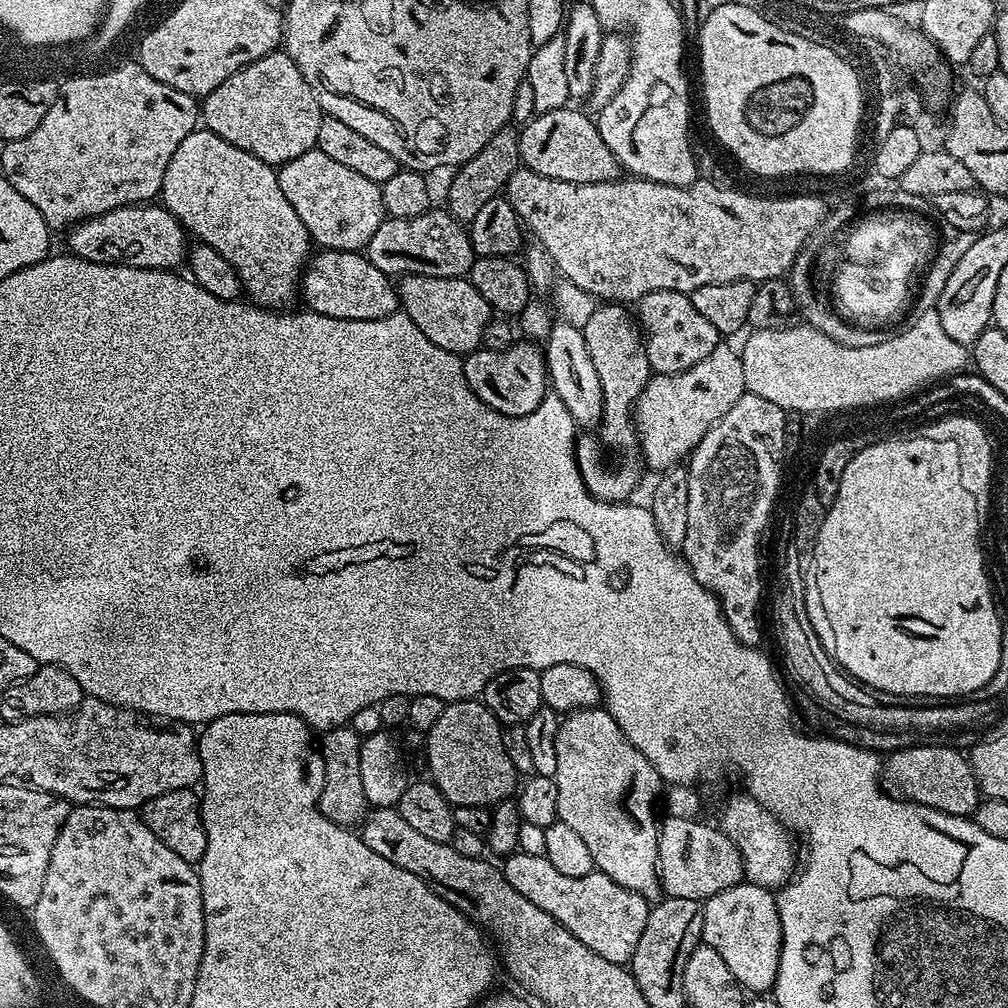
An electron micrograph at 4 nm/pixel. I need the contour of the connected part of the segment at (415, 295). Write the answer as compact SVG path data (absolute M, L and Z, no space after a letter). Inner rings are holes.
M405 276L398 284L398 304L405 314L442 350L457 354L467 354L481 347L484 331L494 319L492 308L474 290L471 280L455 276L454 278L434 278L433 276Z

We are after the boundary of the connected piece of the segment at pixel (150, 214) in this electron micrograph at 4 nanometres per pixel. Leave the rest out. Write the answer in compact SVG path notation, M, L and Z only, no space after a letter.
M156 202L122 206L82 220L67 229L66 236L71 255L99 264L124 264L126 268L176 270L185 263L190 247L189 237L176 216Z

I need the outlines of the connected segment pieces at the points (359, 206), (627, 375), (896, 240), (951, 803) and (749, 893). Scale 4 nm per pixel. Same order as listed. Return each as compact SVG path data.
M313 150L298 154L298 158L279 165L278 175L282 194L286 194L286 202L294 206L294 214L302 218L302 226L306 226L308 235L321 249L333 248L343 252L360 252L367 249L370 238L374 238L374 230L378 230L378 226L386 218L380 185L370 182L370 178L362 178L362 174L334 162L334 158L321 152Z
M601 303L584 323L583 333L591 361L598 370L602 384L604 412L594 434L584 434L576 441L576 461L582 474L582 482L592 495L611 504L633 499L632 491L640 484L640 475L646 472L646 465L640 455L640 446L634 427L636 400L648 385L653 375L646 358L644 333L635 315L628 313L623 304Z
M880 210L870 216L872 217L870 217L865 224L860 224L853 230L852 236L856 241L853 242L852 249L849 250L848 256L842 257L841 260L837 262L836 269L832 272L832 302L830 302L830 304L837 316L840 316L844 320L852 321L852 323L859 326L859 328L882 328L888 330L891 329L891 324L898 323L904 315L907 314L908 316L909 313L913 311L913 304L920 291L921 281L937 250L938 232L936 228L935 230L932 229L926 221L915 220L912 214L904 210Z
M918 744L899 748L883 761L883 787L891 795L911 800L914 804L937 808L946 814L971 817L982 799L980 785L972 773L971 759L944 744Z
M741 882L703 901L703 943L709 944L730 966L740 987L752 994L768 994L776 987L782 950L782 922L776 896L769 889Z

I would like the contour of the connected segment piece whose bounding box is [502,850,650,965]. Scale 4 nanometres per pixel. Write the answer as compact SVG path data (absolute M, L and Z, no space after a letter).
M519 850L512 852L503 862L506 882L510 882L522 898L534 902L538 910L546 910L546 914L570 930L582 946L590 946L590 950L594 950L598 958L606 958L606 962L627 965L631 961L650 909L650 902L645 896L620 886L614 878L595 870L582 874L582 878L570 878L554 870L546 857Z

